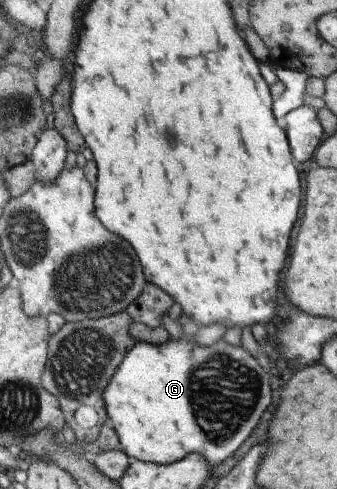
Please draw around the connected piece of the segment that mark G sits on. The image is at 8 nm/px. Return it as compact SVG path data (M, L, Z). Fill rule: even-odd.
M195 334L184 335L183 338L173 339L169 337L167 342L163 344L153 344L146 341L140 341L135 348L131 348L121 368L119 368L115 378L107 392L105 392L105 402L107 402L107 412L109 412L110 424L115 427L115 430L119 433L121 437L122 445L124 446L124 451L129 454L130 457L134 459L139 459L141 461L154 462L162 465L172 465L182 460L187 459L187 456L191 454L201 454L203 458L209 460L209 464L213 468L221 466L225 460L229 460L247 440L249 436L255 432L255 428L261 424L261 418L265 416L265 412L271 408L273 404L273 384L271 384L271 376L269 372L259 364L259 360L245 352L241 346L231 346L227 344L225 340L223 342L217 342L215 346L211 348L203 348L203 346L195 346Z

